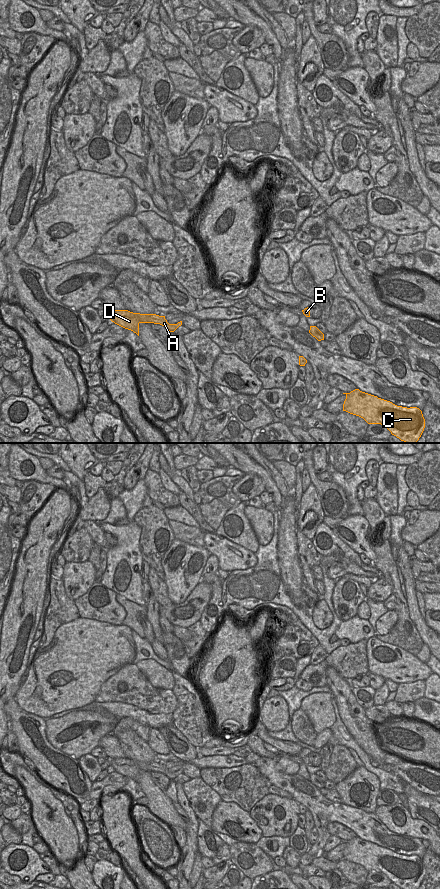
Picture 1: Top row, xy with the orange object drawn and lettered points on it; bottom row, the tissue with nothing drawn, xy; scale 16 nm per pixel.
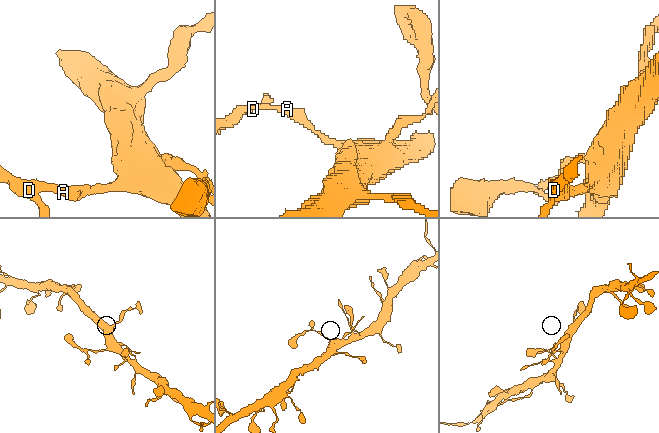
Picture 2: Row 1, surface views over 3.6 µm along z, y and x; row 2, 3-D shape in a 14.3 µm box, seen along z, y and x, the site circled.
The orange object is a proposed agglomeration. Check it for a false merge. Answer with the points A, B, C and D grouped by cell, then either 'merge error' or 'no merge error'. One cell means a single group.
A B C D | no merge error

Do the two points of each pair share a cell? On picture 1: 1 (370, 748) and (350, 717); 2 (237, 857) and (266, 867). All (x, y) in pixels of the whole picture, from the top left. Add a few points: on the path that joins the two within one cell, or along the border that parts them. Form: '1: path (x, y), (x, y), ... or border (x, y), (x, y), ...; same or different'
1: path (367, 740), (357, 725); same
2: path (244, 857), (259, 863); same

